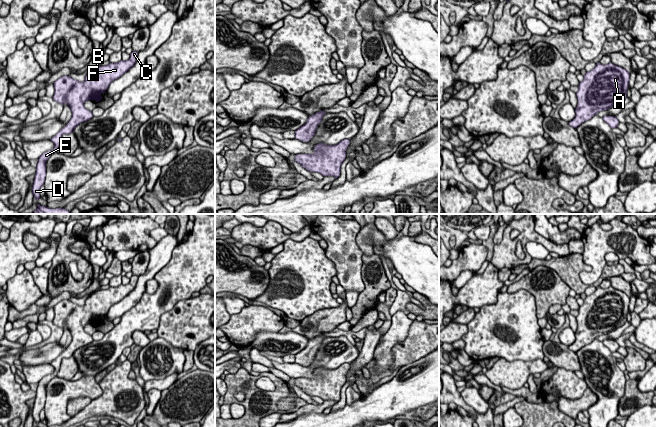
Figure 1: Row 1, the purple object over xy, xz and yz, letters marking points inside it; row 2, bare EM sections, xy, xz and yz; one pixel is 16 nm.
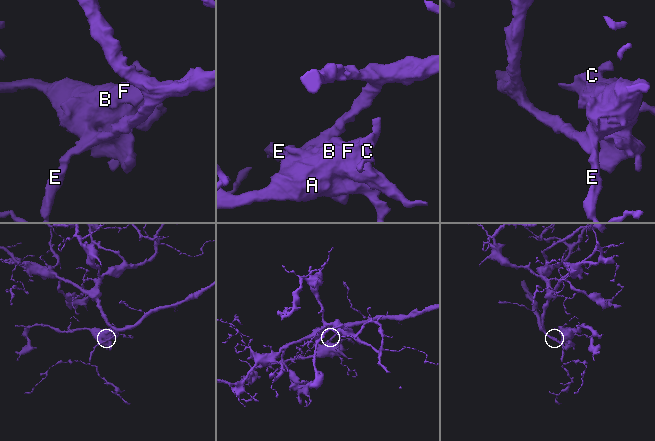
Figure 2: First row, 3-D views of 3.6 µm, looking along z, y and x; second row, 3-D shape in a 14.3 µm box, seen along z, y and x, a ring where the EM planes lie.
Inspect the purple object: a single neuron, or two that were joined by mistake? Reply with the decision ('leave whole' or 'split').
leave whole

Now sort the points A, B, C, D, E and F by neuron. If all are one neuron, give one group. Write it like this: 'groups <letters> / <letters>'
groups A B C D E F

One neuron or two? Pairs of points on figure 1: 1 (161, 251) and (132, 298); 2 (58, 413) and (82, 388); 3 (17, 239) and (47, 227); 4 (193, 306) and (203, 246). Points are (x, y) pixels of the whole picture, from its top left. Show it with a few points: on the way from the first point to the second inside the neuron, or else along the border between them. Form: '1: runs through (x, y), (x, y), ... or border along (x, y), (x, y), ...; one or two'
1: runs through (156, 263), (151, 272), (141, 282), (141, 286); one
2: runs through (58, 405), (74, 388); one
3: runs through (22, 231), (26, 227), (39, 227); one
4: border along (191, 297), (180, 300), (171, 309); two

